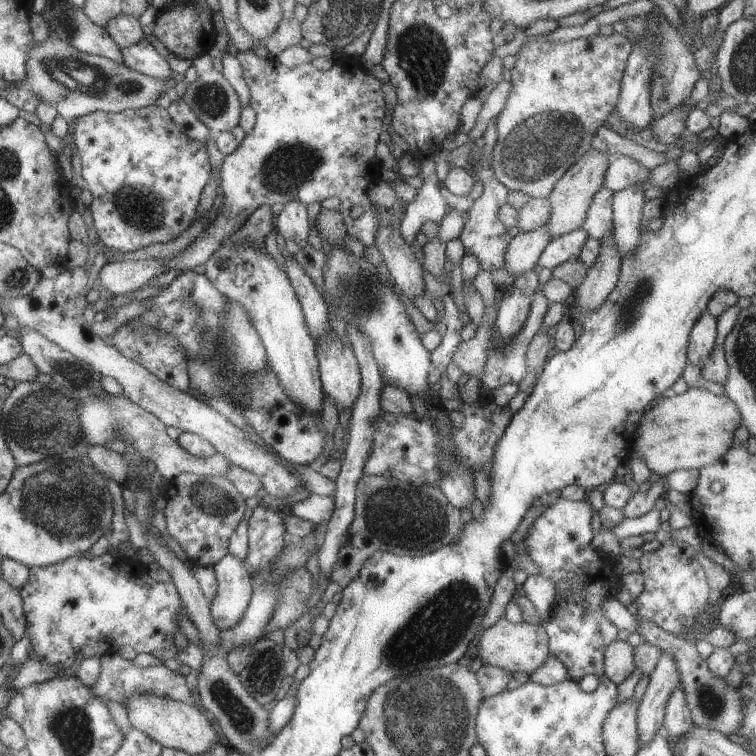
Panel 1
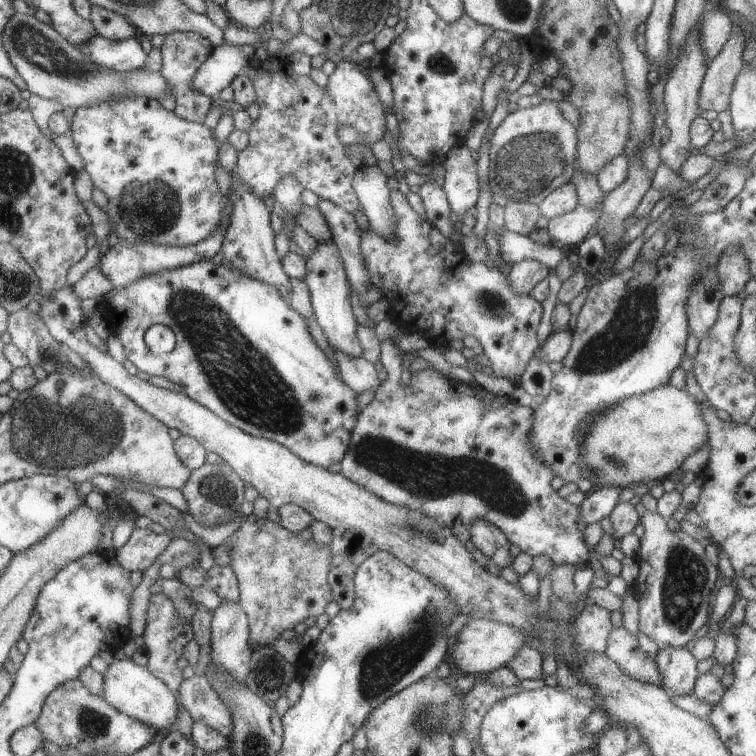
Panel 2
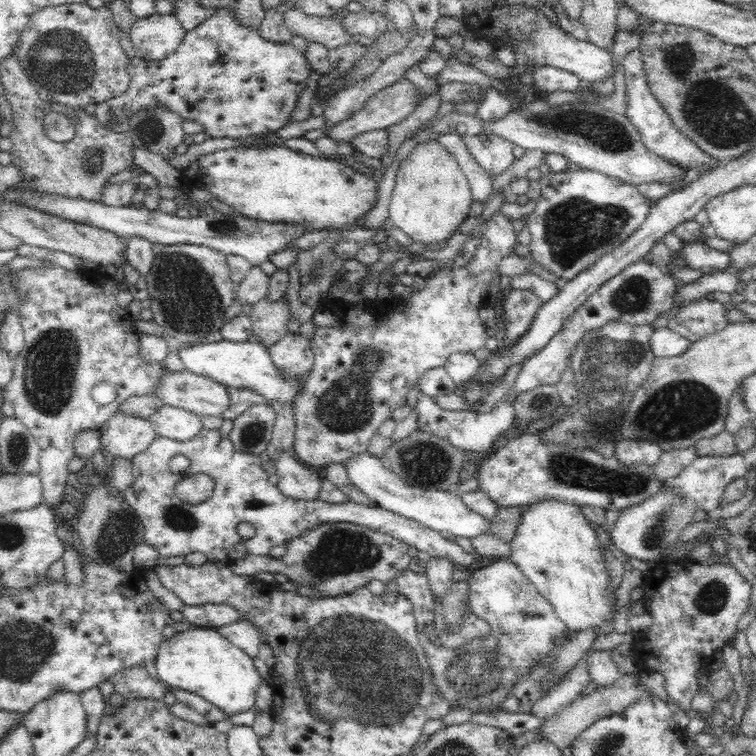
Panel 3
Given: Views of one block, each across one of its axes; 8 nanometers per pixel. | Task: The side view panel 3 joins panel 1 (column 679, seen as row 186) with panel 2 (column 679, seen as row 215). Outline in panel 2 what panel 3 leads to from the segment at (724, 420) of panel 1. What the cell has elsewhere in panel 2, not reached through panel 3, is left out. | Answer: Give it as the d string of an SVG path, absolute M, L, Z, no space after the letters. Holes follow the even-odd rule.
M669 384L655 388L654 390L622 399L617 405L603 411L602 416L596 417L588 429L580 453L584 456L584 463L597 476L595 487L612 485L613 487L629 488L638 482L651 484L662 482L680 468L681 464L689 456L702 448L708 440L706 423L702 416L700 404L687 392L674 388Z

